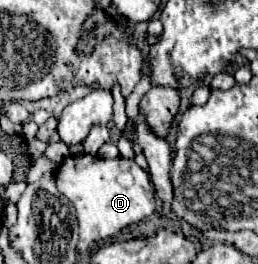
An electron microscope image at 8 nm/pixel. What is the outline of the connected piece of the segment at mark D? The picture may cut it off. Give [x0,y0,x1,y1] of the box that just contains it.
[56,154,154,244]

